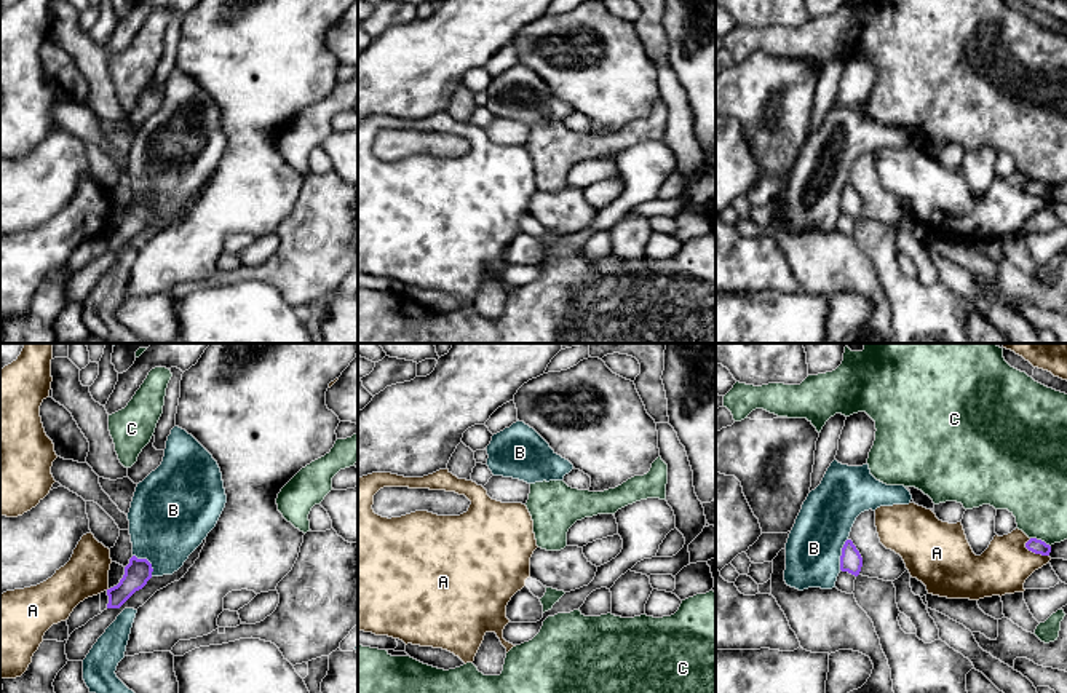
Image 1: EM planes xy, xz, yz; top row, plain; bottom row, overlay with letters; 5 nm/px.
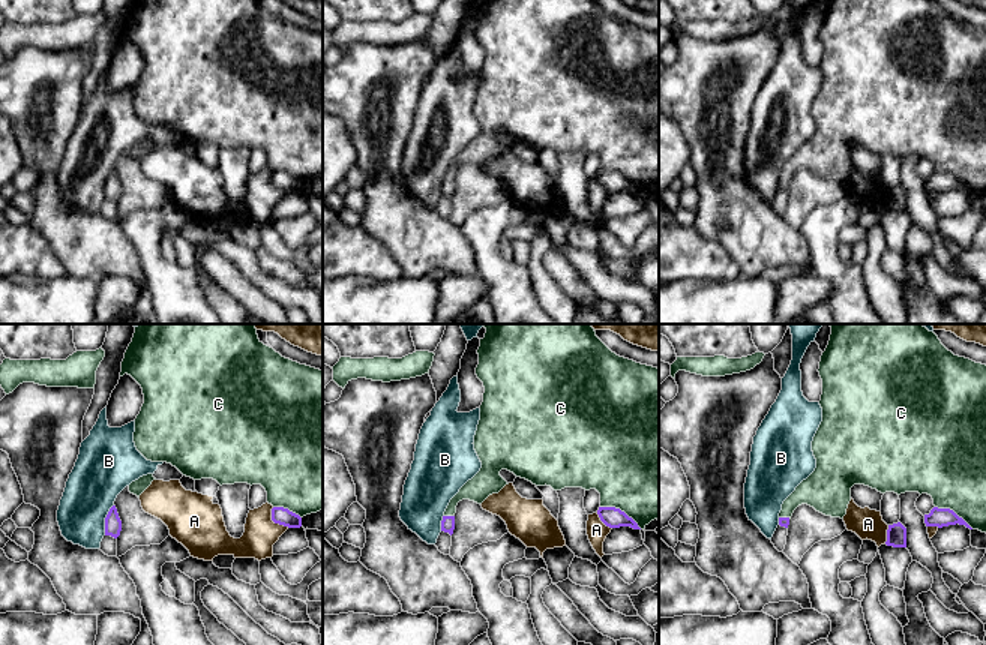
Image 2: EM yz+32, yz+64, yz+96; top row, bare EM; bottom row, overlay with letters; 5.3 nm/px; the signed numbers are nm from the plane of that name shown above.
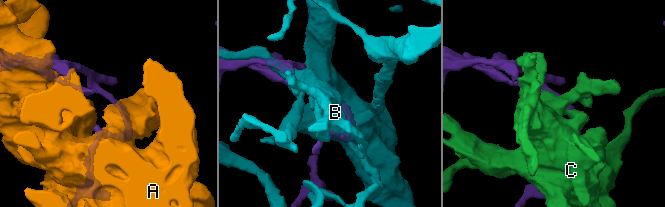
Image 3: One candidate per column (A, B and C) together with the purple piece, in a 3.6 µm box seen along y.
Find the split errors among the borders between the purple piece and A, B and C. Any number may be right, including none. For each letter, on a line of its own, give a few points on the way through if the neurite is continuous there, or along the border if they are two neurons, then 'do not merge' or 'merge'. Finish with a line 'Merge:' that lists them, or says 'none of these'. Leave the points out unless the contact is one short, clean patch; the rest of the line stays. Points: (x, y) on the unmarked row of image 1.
A: do not merge
B: do not merge
C: merge
Merge: C

